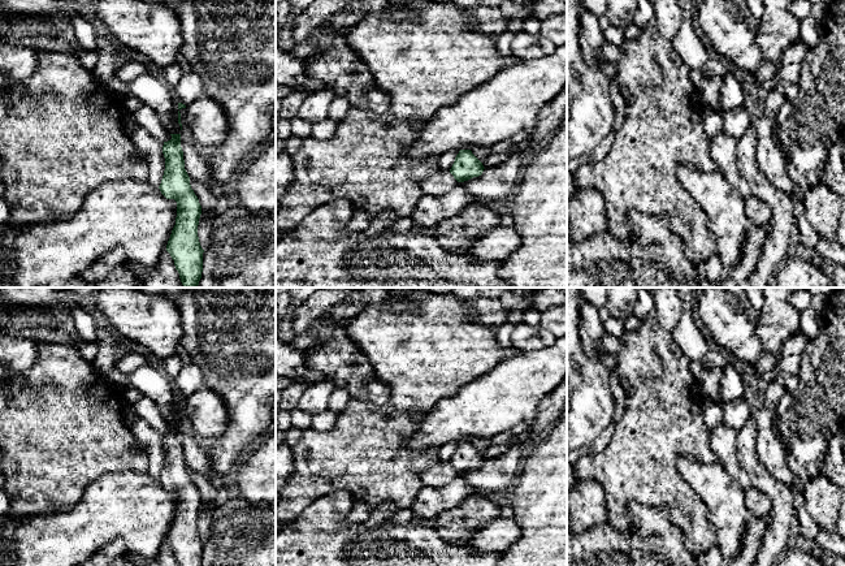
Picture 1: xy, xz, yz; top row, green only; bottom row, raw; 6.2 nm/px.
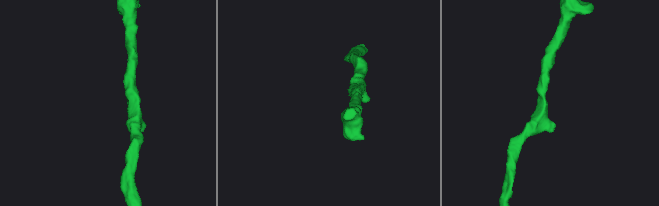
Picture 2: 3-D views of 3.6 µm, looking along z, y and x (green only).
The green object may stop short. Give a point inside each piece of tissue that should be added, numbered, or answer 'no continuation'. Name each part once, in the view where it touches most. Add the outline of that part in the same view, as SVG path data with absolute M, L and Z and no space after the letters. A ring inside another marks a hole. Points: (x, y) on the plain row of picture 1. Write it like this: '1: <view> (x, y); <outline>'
no continuation

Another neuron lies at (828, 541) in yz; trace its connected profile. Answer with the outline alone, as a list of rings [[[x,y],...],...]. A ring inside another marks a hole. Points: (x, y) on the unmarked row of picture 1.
[[[819,527],[818,537],[815,539],[811,554],[822,562],[822,557],[826,553],[842,557],[845,556],[845,539],[836,531],[827,531]]]

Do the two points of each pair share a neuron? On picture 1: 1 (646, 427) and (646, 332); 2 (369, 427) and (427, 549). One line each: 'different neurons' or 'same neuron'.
1: same neuron
2: different neurons

